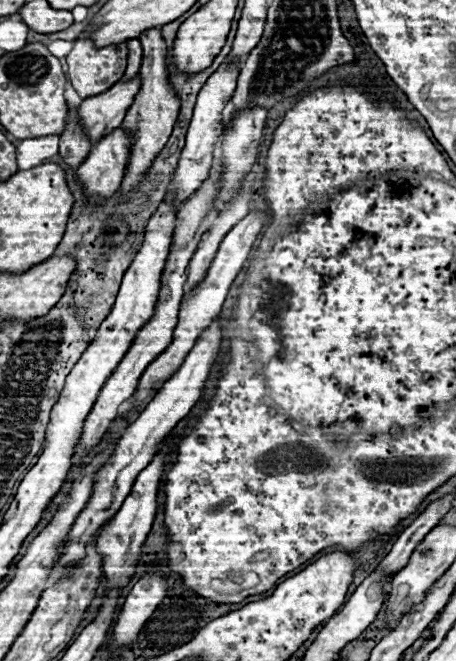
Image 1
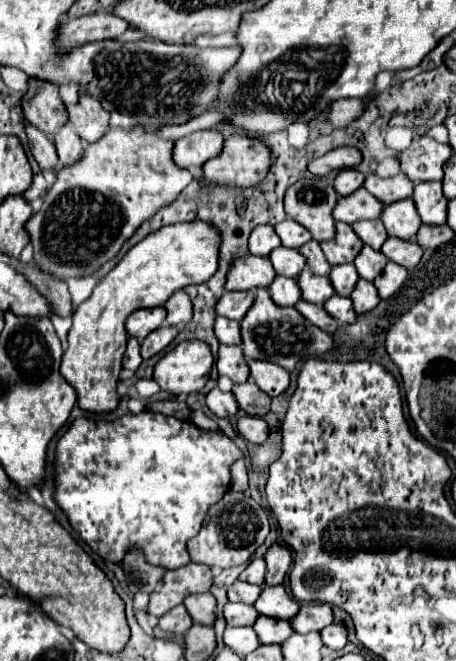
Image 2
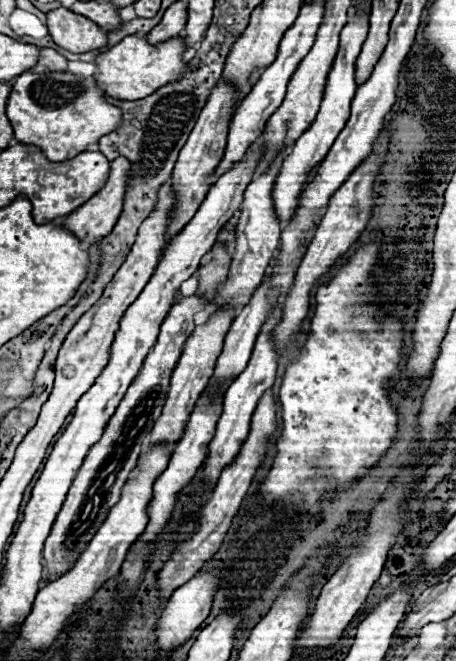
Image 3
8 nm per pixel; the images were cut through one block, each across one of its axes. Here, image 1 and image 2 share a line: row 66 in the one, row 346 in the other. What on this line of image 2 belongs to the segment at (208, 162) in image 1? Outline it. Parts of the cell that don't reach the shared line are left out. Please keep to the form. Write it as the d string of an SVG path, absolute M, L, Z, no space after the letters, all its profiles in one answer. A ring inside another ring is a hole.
M220 344L220 348L218 348L216 368L218 368L220 376L228 376L232 382L244 382L250 372L246 358L242 356L242 348L240 346L224 346L224 344Z

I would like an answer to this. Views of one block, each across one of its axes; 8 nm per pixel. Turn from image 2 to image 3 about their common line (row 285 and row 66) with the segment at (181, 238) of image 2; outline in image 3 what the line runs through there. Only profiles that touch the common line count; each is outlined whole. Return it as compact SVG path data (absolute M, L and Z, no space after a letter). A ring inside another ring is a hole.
M132 34L96 58L98 72L94 74L94 78L98 84L106 86L104 90L112 98L118 98L118 100L146 98L146 96L154 94L154 90L158 90L170 82L176 82L178 78L182 78L184 72L188 72L190 62L188 60L184 62L186 50L188 48L180 36L170 38L166 42L150 44L150 42L146 42L146 36Z

